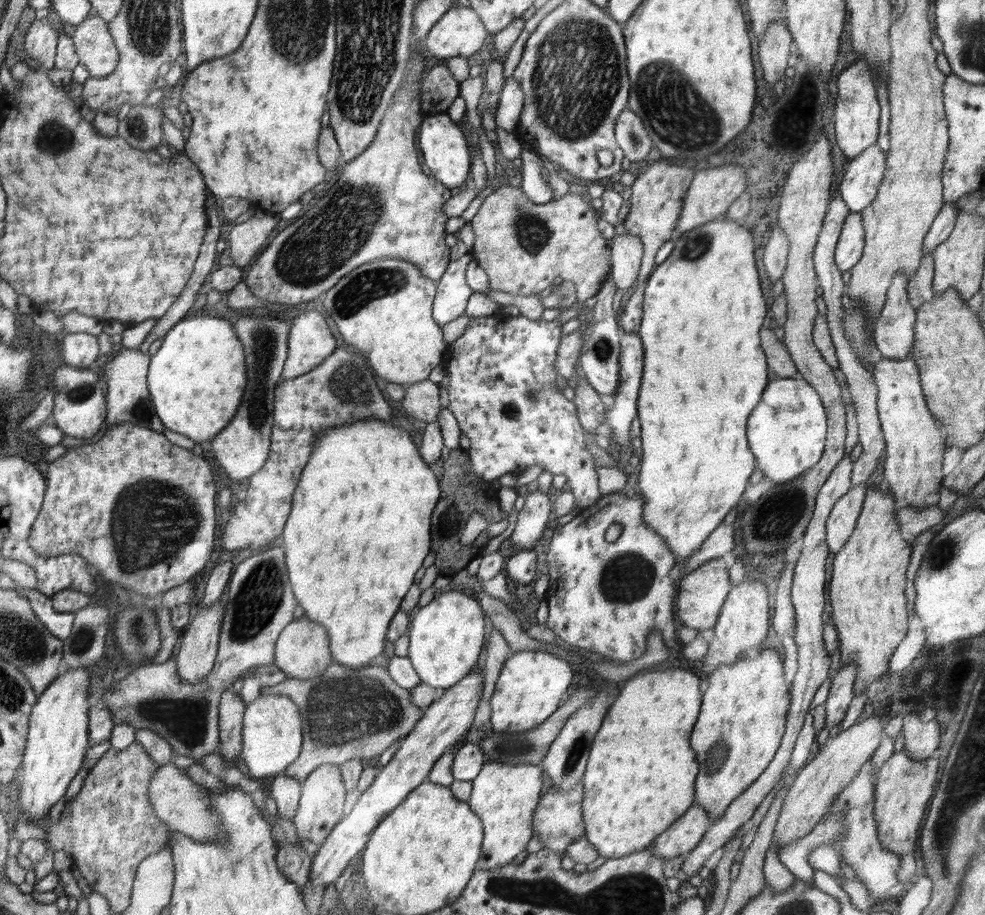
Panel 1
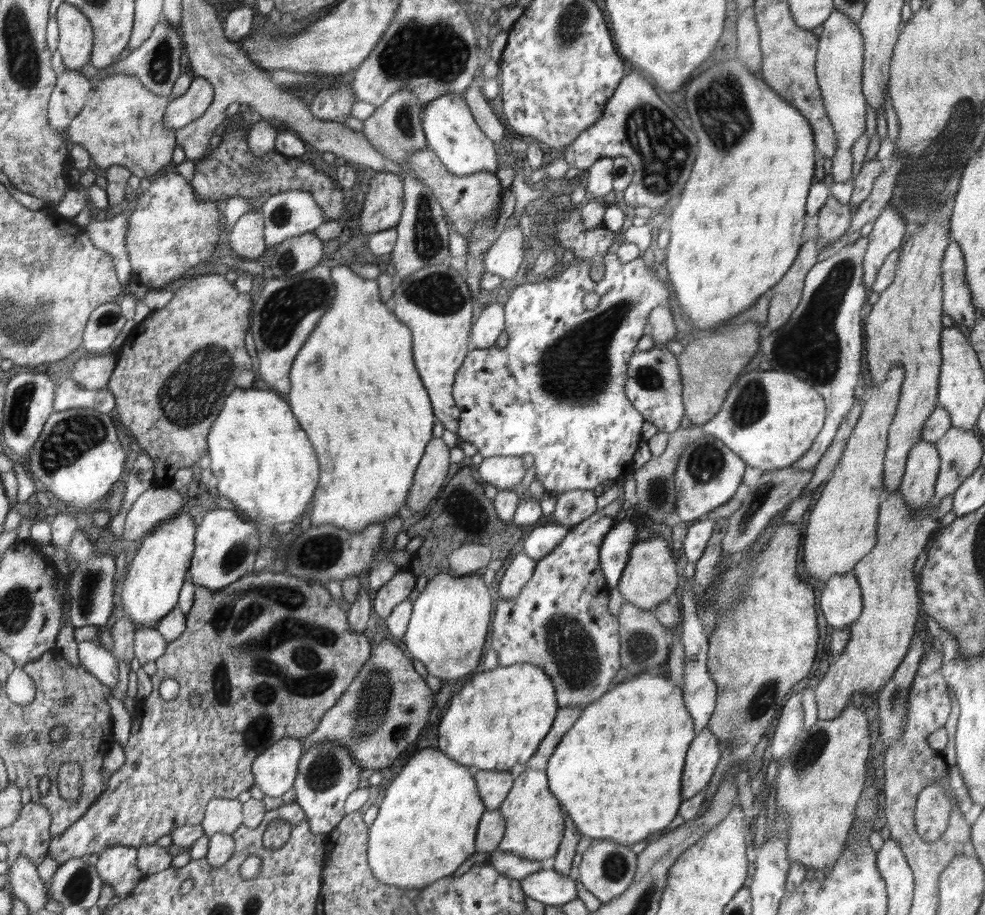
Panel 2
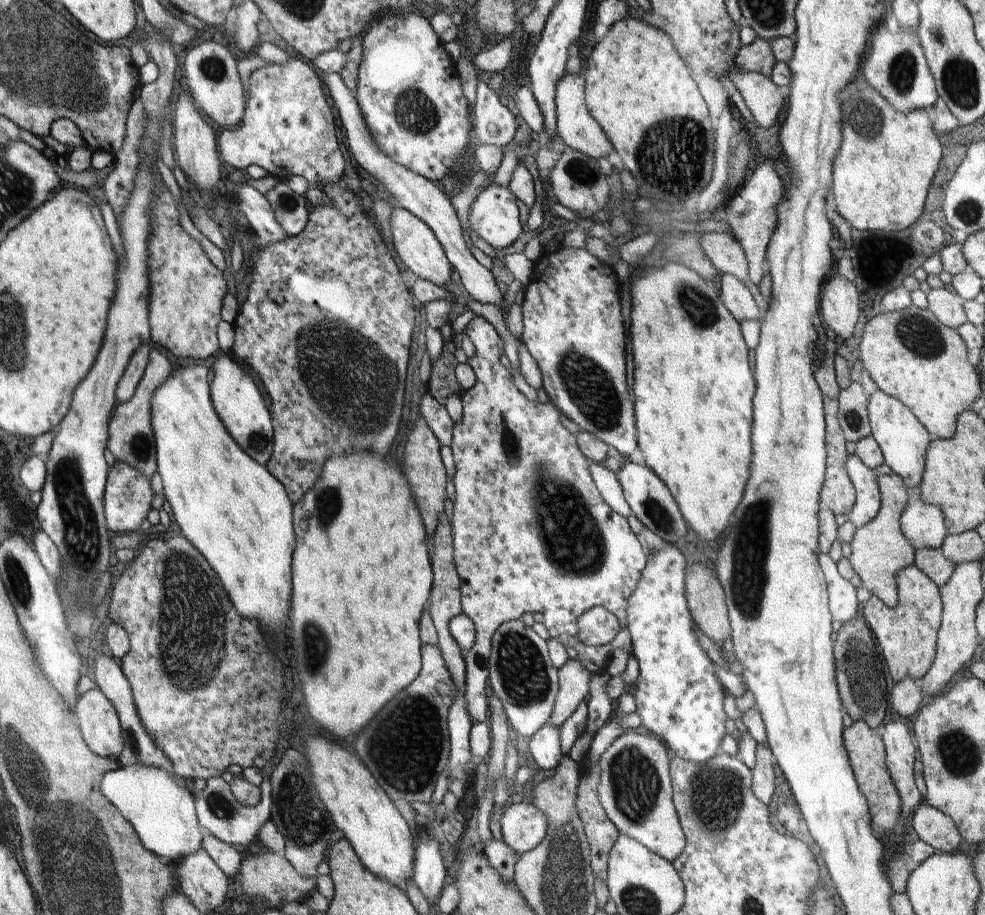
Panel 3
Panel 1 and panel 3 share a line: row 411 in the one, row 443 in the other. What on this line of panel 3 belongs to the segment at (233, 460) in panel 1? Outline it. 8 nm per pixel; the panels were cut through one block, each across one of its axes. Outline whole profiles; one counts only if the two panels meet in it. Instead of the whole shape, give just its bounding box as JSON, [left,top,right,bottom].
[209,352,273,466]

